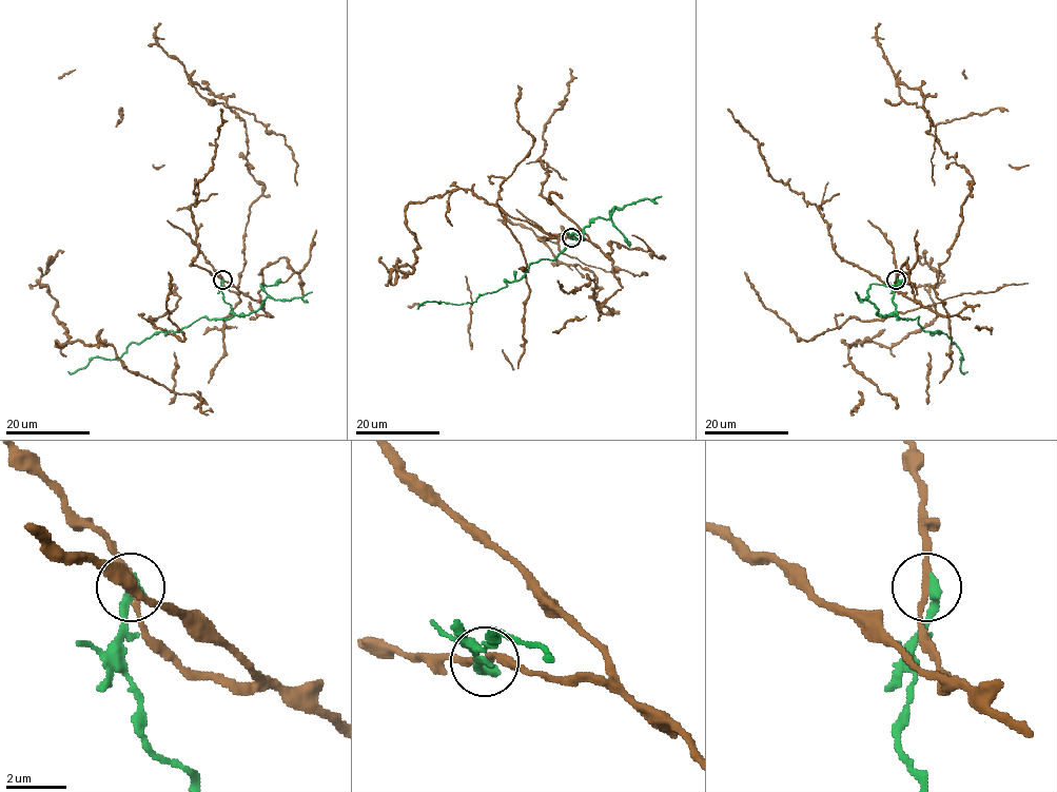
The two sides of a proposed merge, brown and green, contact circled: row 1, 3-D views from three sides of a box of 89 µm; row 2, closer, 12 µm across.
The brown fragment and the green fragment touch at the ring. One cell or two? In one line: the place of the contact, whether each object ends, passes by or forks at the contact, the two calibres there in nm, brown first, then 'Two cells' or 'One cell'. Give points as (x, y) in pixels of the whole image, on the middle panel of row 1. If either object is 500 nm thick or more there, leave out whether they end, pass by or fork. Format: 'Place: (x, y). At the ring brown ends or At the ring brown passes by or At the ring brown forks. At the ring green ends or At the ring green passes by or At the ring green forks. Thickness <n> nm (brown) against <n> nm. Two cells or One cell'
Place: (571, 237). At the ring brown passes by. At the ring green ends. Thickness 200 nm (brown) against 400 nm. Two cells

